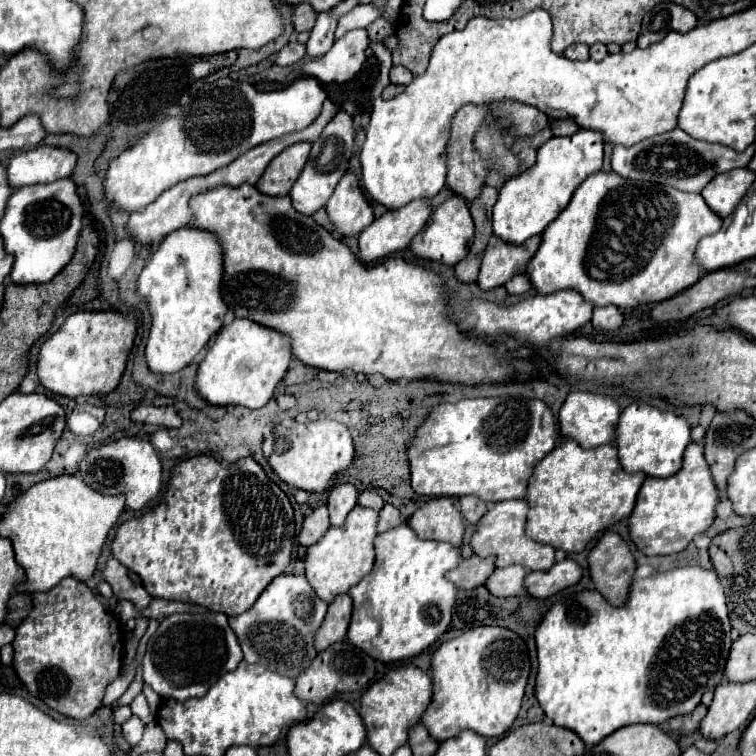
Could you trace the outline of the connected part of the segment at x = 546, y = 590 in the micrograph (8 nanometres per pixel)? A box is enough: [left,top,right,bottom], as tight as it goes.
[525,560,583,598]

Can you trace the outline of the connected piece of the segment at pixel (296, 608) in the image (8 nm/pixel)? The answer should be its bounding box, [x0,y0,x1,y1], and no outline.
[229,574,327,678]

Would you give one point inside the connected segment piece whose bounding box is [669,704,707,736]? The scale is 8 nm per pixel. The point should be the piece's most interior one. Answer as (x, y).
(682, 725)

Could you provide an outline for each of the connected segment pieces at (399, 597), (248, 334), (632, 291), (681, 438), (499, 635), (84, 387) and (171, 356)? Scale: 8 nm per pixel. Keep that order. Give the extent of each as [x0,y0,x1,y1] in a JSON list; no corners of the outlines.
[[347,524,461,662],[195,318,291,410],[527,170,721,310],[617,402,691,478],[421,626,531,742],[37,312,135,398],[137,228,227,374]]

